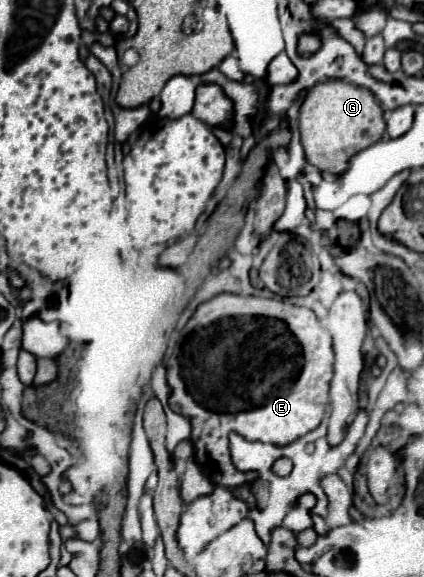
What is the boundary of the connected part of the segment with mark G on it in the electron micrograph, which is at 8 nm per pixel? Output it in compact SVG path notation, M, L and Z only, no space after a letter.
M326 81L316 83L316 87L310 89L306 99L302 101L298 127L300 127L300 143L304 145L308 161L322 173L340 175L342 171L346 171L352 155L380 141L384 121L382 121L382 109L378 113L378 103L368 89L348 85L342 81Z

